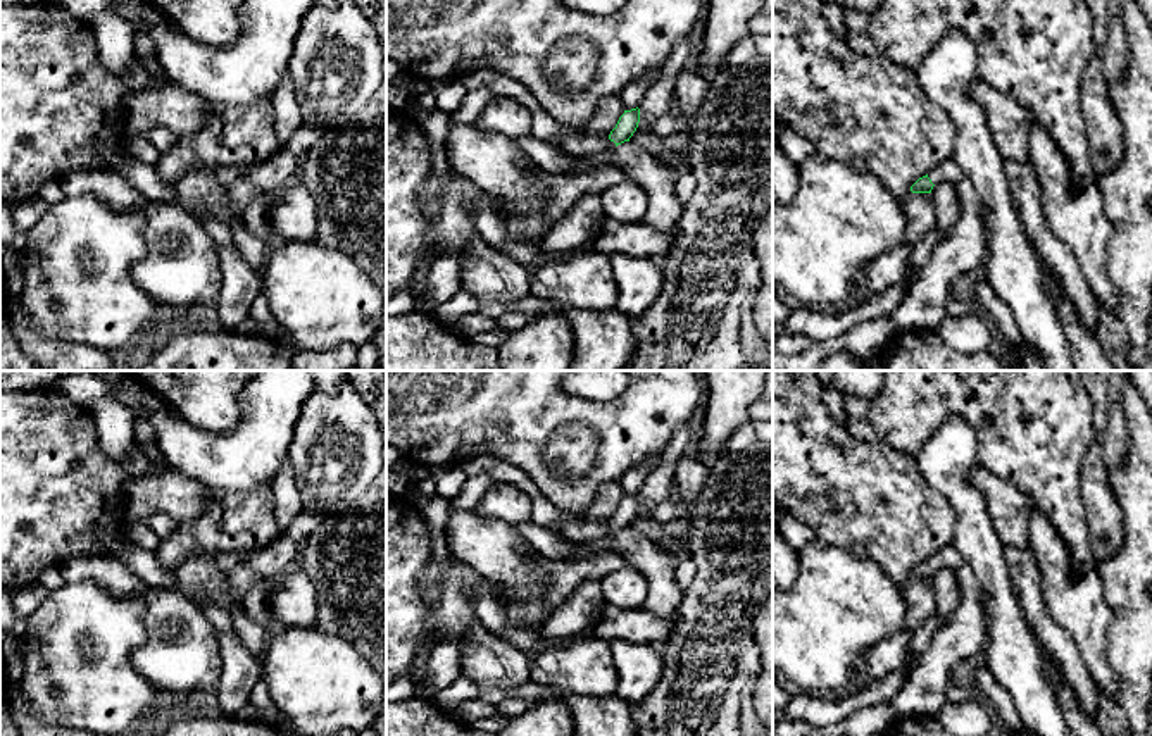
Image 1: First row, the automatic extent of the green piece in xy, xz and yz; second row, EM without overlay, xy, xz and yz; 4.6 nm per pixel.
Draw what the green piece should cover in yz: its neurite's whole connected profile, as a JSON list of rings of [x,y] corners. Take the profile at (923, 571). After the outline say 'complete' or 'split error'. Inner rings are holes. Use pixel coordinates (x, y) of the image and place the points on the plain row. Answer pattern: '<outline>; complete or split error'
[[[949,545],[943,550],[940,550],[938,553],[935,553],[930,560],[919,564],[911,572],[911,577],[912,579],[931,579],[931,576],[936,569],[950,567],[950,569],[957,571],[962,565],[966,565],[964,557],[954,545]]]; split error

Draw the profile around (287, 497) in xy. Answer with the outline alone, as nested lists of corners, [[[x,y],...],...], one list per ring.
[[[290,460],[274,477],[272,495],[274,517],[283,534],[288,529],[290,522],[302,512],[300,491],[295,484],[295,474]]]

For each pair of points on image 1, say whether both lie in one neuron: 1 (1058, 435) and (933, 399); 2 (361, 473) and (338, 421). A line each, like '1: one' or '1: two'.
1: one
2: one

